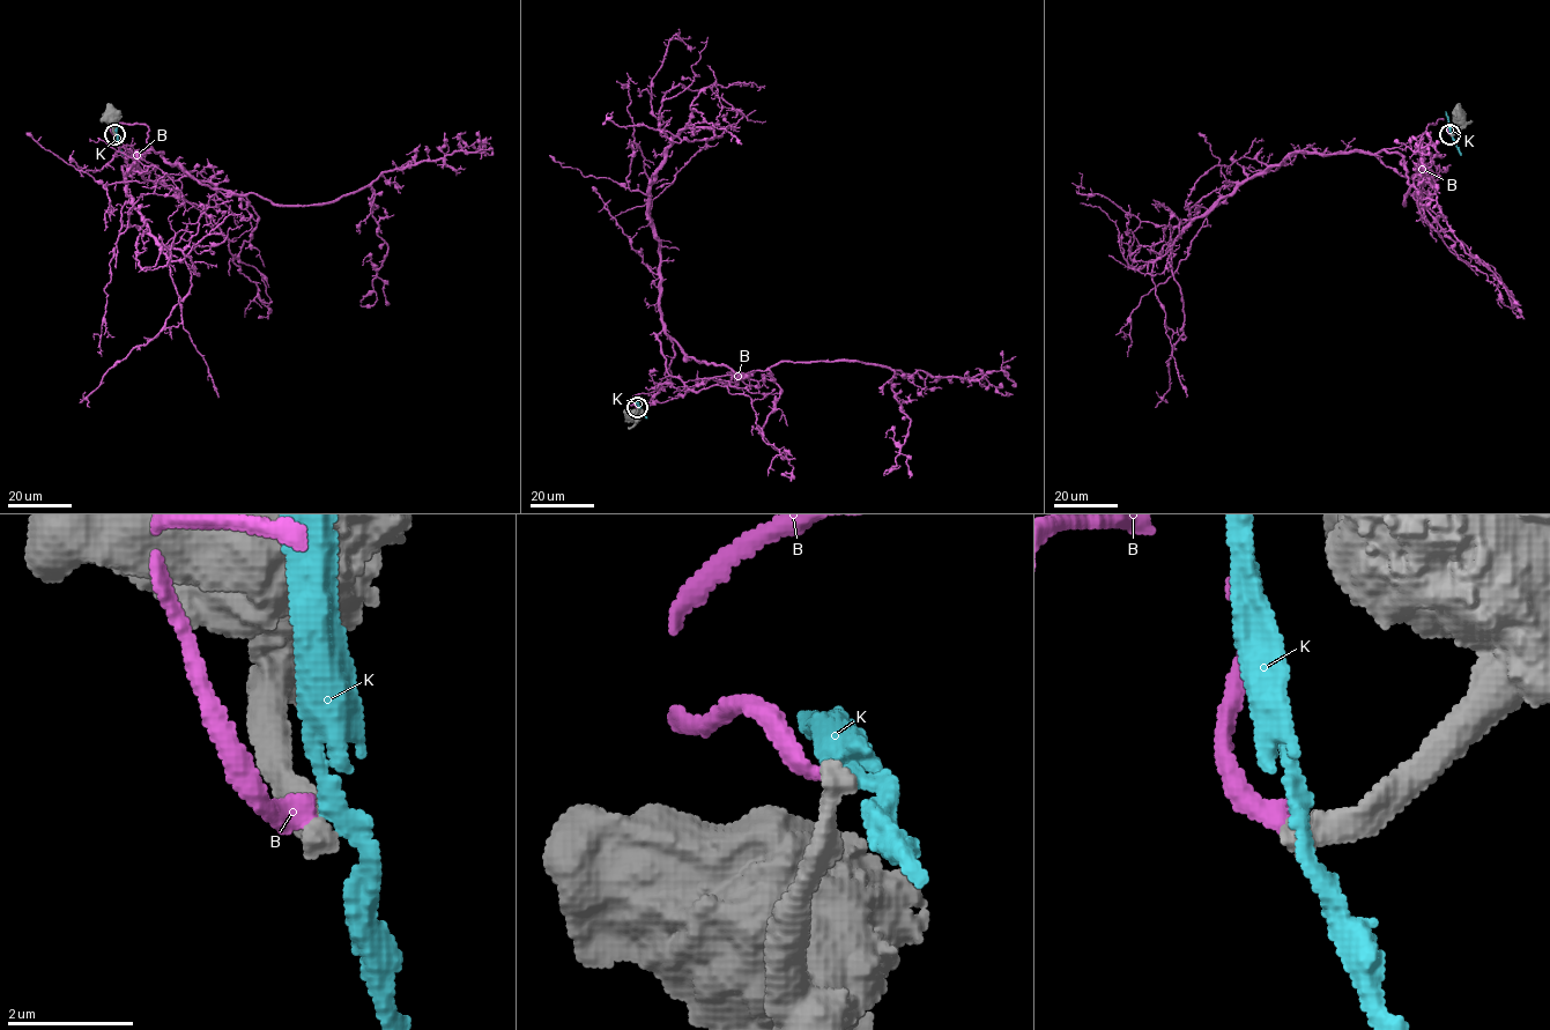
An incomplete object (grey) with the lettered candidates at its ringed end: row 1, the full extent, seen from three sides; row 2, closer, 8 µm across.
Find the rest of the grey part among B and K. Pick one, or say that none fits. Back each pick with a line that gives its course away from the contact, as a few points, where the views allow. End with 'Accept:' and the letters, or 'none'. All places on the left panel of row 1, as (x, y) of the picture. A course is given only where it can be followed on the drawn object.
Accept: none

